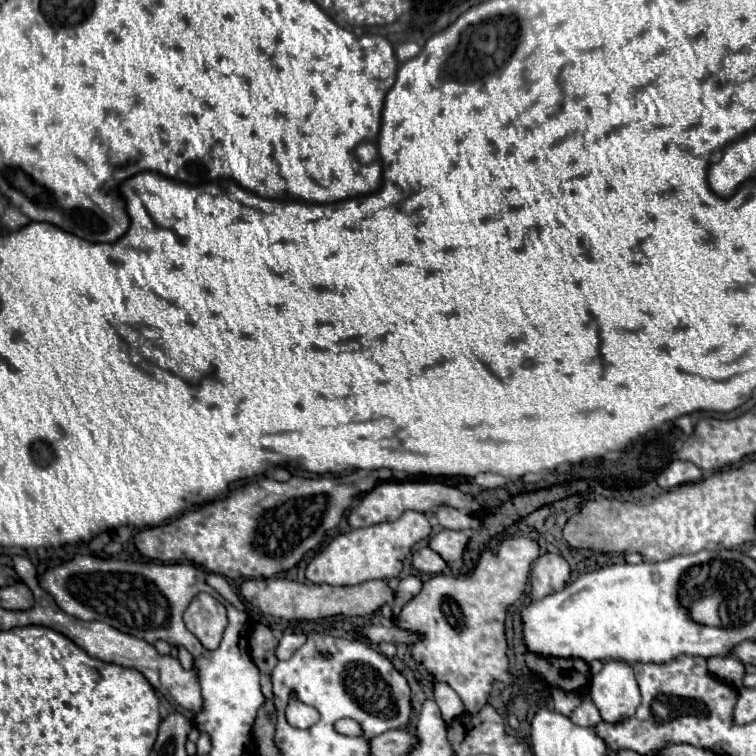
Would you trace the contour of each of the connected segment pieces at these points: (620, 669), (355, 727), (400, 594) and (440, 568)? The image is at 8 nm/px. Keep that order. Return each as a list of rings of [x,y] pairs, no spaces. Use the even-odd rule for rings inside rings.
[[[620,660],[604,664],[602,672],[592,678],[590,698],[600,710],[604,722],[622,722],[640,706],[640,690],[632,666]]]
[[[341,719],[335,723],[335,729],[340,734],[348,736],[359,736],[362,730],[357,722],[352,719]]]
[[[408,576],[408,578],[400,580],[393,603],[393,620],[401,612],[406,602],[408,602],[410,598],[414,598],[420,590],[422,590],[422,578],[420,578],[420,576]]]
[[[428,546],[414,552],[412,564],[414,564],[414,568],[418,568],[424,574],[440,574],[446,570],[446,562],[440,558],[440,554],[436,554]]]

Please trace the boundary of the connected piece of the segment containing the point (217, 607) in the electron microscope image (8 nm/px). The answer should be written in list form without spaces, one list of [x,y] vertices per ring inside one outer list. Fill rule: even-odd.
[[[198,594],[184,612],[184,622],[206,650],[214,650],[220,644],[220,630],[228,624],[226,608],[210,594]],[[208,642],[214,644],[214,648],[208,648]]]

